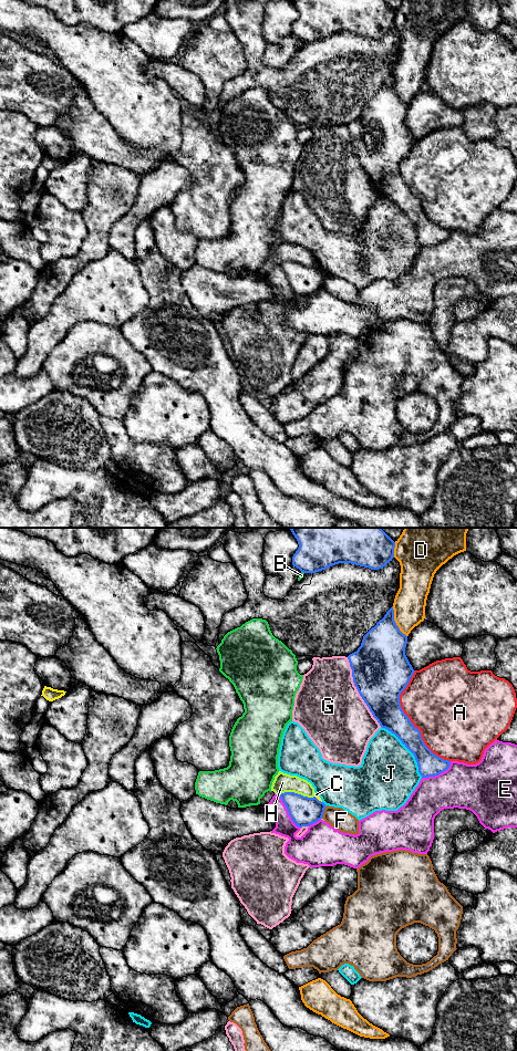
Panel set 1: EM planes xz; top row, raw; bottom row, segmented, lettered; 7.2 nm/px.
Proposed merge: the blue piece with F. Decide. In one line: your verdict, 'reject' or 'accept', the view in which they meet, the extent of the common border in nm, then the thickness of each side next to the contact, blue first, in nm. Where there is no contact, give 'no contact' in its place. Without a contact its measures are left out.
reject | xz | 90 nm | 220/150 nm

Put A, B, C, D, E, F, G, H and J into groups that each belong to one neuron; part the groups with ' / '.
A / B / C F / D / E / G / H / J

